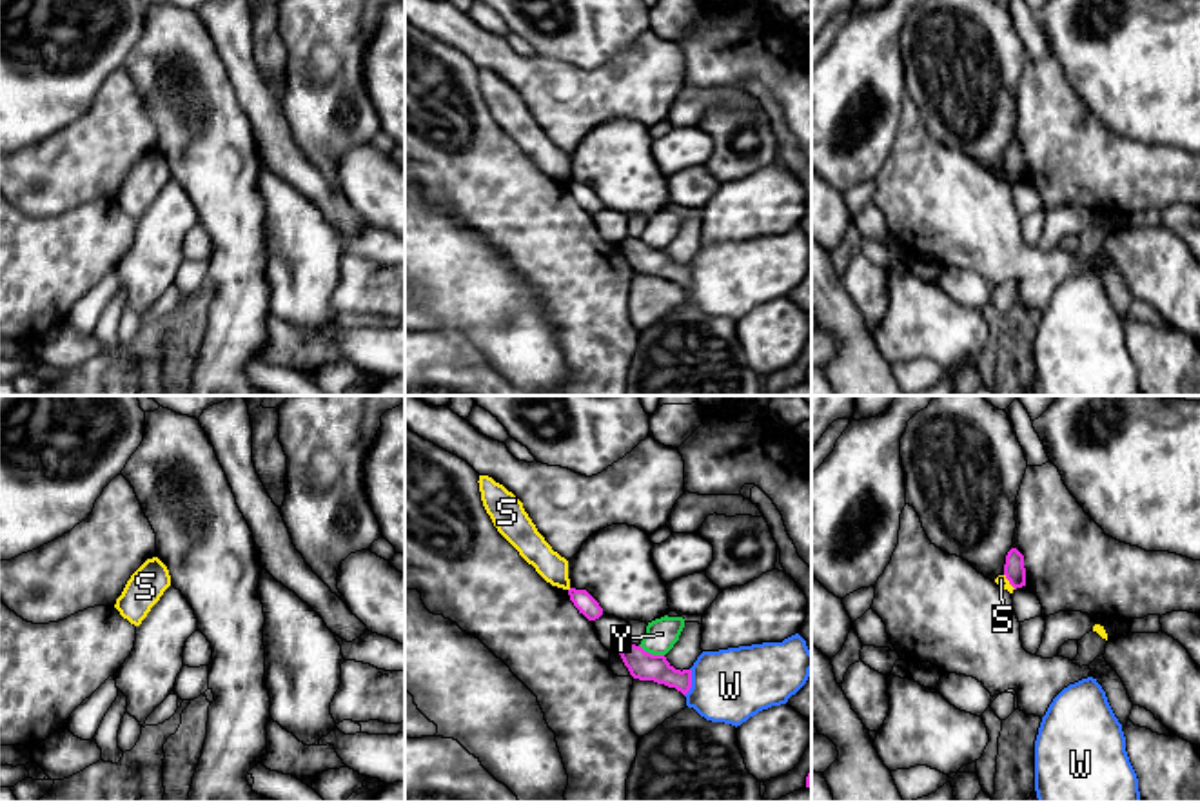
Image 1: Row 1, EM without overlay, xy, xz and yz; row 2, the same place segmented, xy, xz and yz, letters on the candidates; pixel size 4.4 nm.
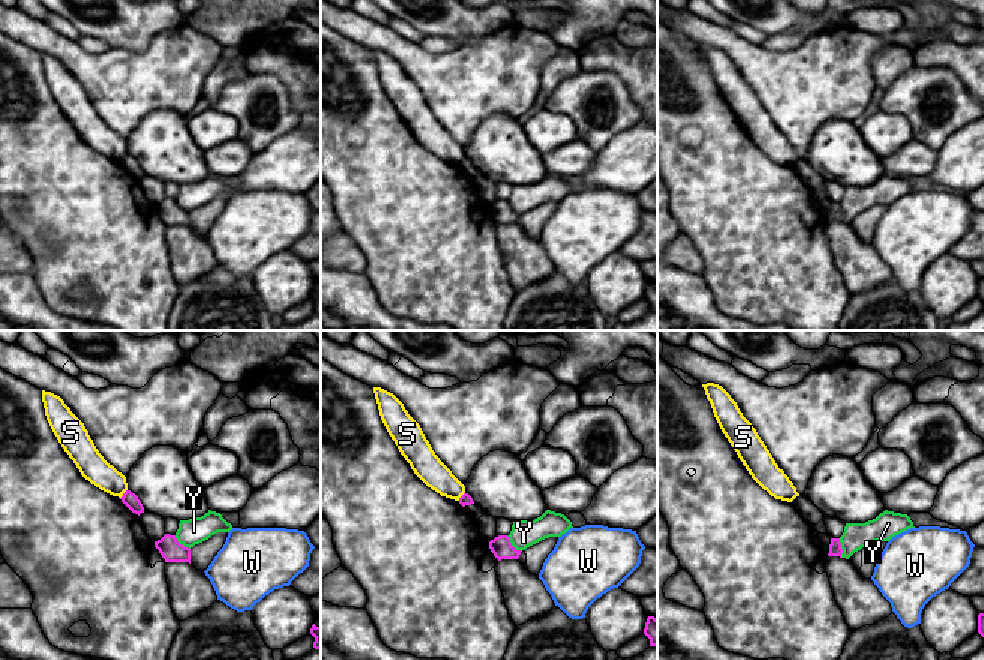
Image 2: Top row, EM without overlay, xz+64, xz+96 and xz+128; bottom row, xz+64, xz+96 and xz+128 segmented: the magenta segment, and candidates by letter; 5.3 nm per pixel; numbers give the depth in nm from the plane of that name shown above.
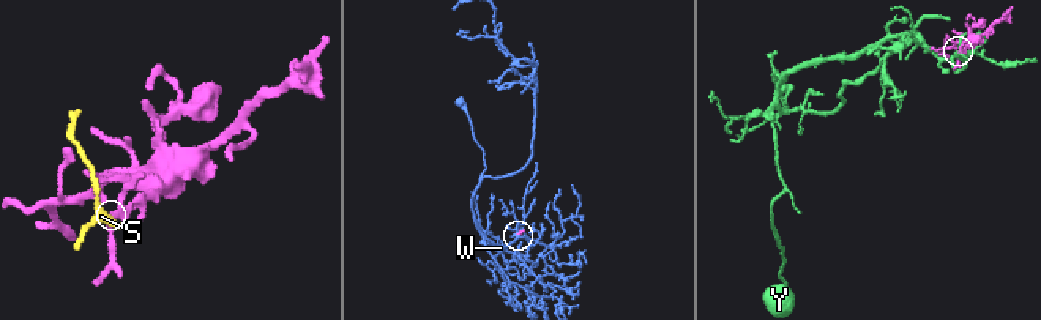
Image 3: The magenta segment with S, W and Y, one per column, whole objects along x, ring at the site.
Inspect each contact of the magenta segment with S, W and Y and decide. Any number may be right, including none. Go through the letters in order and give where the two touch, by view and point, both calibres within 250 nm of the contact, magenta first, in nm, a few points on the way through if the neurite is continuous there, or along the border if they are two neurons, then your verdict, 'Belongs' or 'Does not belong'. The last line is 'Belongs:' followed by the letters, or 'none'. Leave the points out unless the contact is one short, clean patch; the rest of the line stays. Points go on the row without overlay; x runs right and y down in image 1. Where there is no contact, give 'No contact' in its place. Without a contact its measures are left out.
S: Touches magenta at yz (1008, 173). Thickness 90 nm (magenta) against 50 nm. Boundary: yz (1004, 167), (1015, 182). Does not belong
W: Touches magenta at xz (690, 276). Thickness 130 nm (magenta) against 320 nm. Does not belong
Y: Touches magenta at xz (650, 247). Thickness 130 nm (magenta) against 140 nm. Does not belong
Belongs: none

